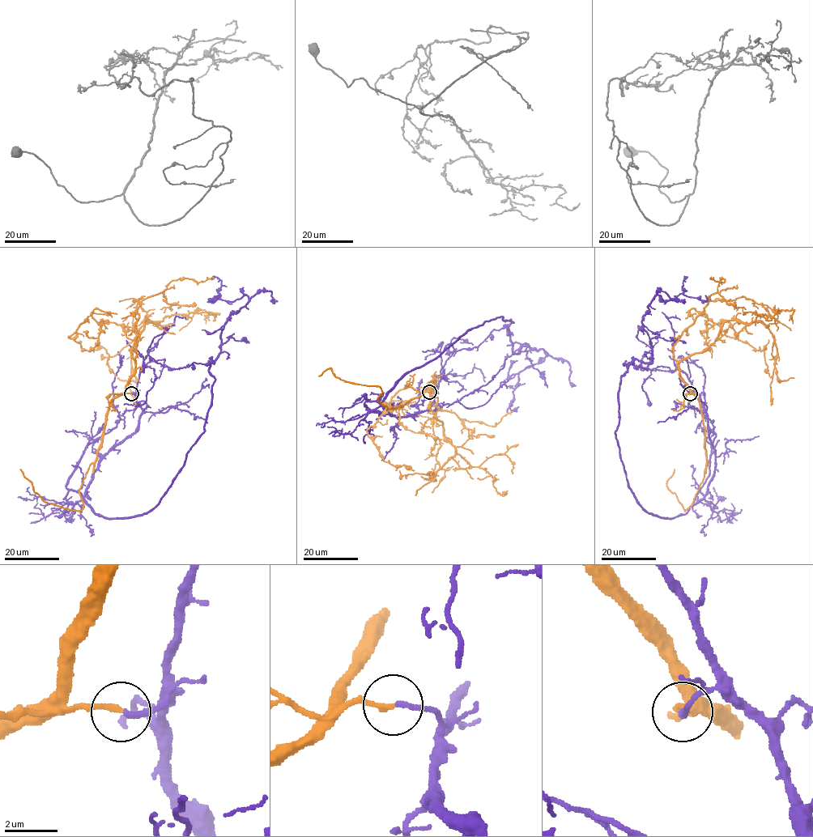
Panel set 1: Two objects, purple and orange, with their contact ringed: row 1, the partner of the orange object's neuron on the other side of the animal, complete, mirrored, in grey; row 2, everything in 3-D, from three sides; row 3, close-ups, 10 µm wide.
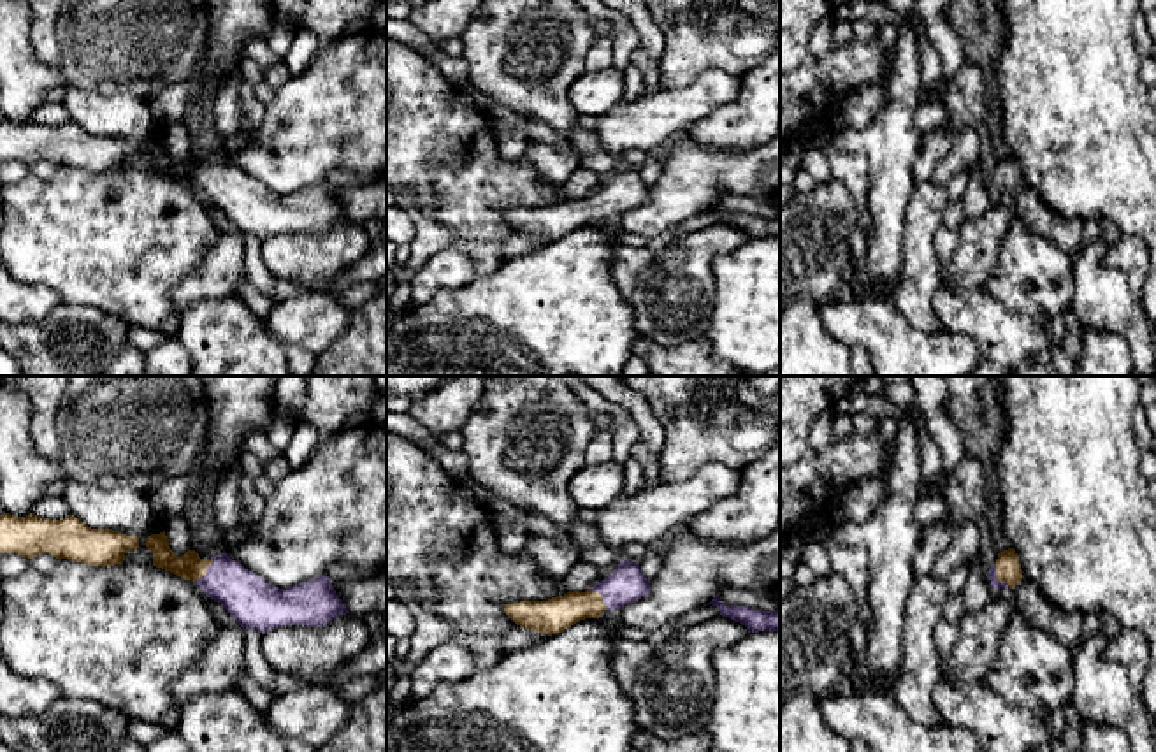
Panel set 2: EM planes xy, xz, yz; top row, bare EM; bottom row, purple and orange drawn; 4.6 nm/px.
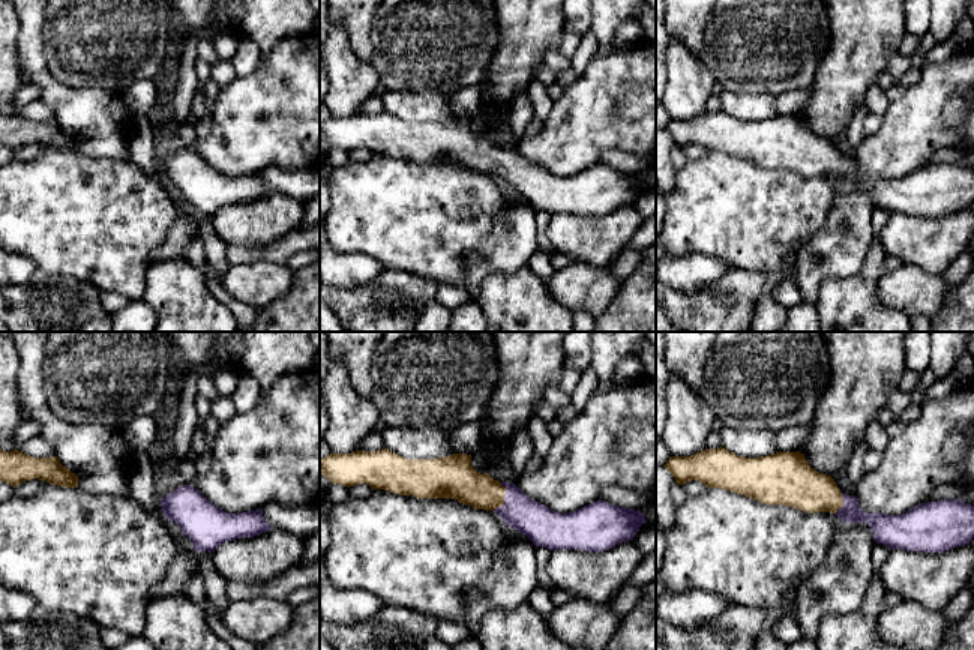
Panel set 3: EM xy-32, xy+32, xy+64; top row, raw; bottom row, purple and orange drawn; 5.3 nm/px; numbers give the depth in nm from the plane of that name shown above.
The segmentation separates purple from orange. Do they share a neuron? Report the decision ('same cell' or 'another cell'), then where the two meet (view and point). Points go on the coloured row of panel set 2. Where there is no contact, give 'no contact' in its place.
another cell; meets purple in xy at (206, 571)

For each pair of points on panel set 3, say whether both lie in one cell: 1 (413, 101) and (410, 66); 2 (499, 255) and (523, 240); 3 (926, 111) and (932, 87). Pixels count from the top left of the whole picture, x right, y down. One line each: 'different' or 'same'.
1: different
2: same
3: same

